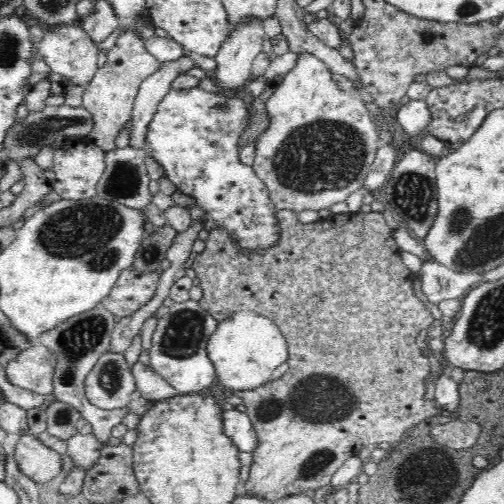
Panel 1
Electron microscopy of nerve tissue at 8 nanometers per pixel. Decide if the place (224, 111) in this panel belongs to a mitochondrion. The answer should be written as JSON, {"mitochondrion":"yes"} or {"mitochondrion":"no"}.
{"mitochondrion":"yes"}

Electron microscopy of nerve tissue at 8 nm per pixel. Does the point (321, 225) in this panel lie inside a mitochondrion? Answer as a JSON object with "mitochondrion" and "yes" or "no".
{"mitochondrion":"no"}

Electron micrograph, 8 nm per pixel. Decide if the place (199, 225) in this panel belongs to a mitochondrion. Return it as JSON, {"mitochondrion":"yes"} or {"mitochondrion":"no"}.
{"mitochondrion":"no"}

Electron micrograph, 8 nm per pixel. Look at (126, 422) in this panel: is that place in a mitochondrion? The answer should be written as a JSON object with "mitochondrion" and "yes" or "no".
{"mitochondrion":"no"}

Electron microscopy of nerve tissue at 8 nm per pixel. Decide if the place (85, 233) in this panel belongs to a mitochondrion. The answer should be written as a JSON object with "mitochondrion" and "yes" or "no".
{"mitochondrion":"yes"}

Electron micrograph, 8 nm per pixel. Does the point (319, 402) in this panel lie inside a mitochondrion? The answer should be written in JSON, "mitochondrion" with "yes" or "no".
{"mitochondrion":"yes"}

